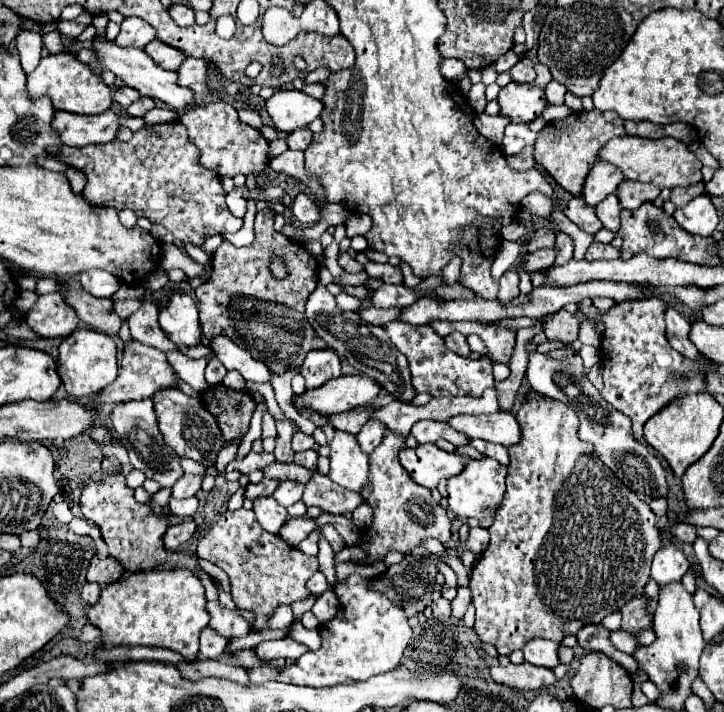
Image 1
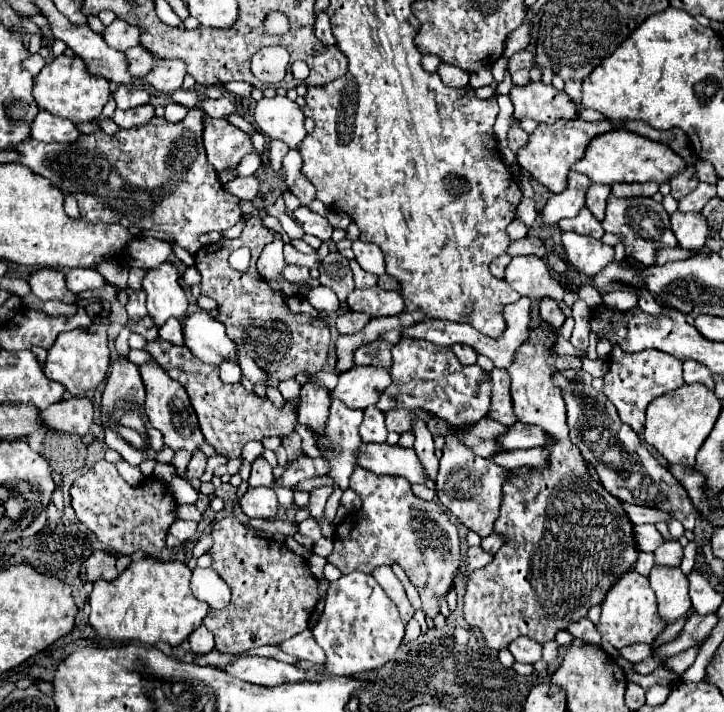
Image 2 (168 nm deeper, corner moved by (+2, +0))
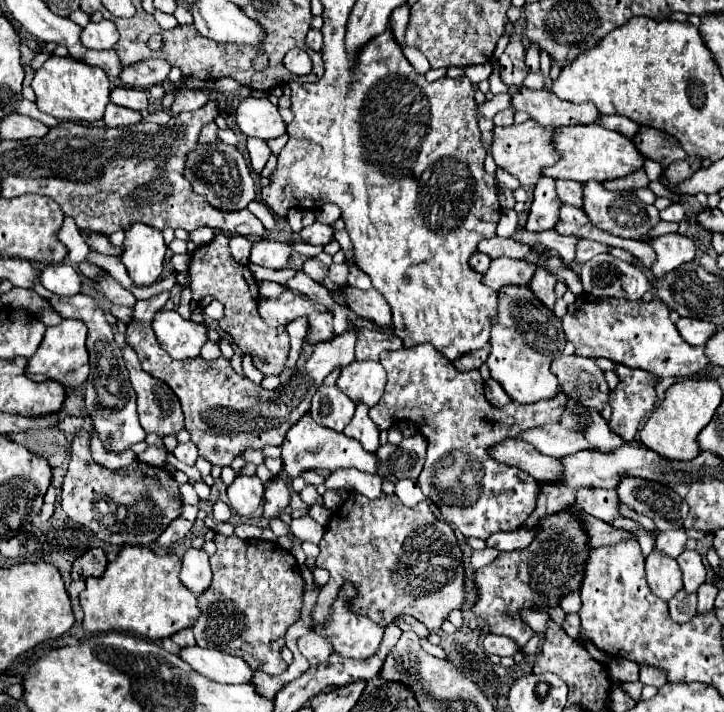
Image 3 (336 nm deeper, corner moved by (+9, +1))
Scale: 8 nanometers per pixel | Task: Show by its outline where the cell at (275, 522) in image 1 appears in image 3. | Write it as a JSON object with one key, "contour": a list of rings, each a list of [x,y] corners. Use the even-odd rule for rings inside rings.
{"contour":[[[239,474],[233,480],[233,484],[227,486],[229,504],[231,504],[231,508],[239,516],[251,516],[251,514],[255,514],[261,508],[263,492],[265,492],[265,486],[257,478],[257,474],[253,474],[253,476]]]}

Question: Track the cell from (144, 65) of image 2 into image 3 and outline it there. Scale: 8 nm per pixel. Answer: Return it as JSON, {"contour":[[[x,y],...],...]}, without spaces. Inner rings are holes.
{"contour":[[[87,50],[83,56],[83,62],[103,68],[109,78],[117,78],[119,72],[123,70],[115,50]]]}

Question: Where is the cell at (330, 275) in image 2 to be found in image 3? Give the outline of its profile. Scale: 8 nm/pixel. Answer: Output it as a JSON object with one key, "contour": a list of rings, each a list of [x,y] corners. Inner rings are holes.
{"contour":[[[309,258],[309,260],[305,260],[305,264],[303,264],[303,272],[307,274],[307,276],[311,276],[313,280],[321,280],[321,278],[325,278],[325,274],[327,274],[327,268],[323,266],[323,262],[319,262],[317,258]]]}

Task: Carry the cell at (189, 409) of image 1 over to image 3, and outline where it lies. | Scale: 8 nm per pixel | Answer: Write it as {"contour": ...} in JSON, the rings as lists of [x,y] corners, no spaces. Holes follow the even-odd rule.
{"contour":[[[123,346],[123,360],[125,360],[125,368],[129,372],[131,386],[137,394],[137,414],[139,414],[139,422],[141,422],[143,430],[145,432],[155,432],[159,436],[177,434],[179,430],[183,430],[185,428],[183,426],[183,410],[181,410],[181,404],[179,404],[177,396],[173,394],[173,390],[165,382],[161,382],[161,380],[149,376],[147,372],[143,372],[133,348]]]}

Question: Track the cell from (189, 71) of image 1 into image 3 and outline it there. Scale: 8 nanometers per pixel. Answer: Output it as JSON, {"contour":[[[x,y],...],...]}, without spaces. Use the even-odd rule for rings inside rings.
{"contour":[[[151,58],[151,60],[143,60],[143,62],[137,62],[137,64],[131,64],[131,66],[123,68],[119,80],[125,86],[147,90],[147,88],[167,80],[169,70],[171,70],[171,66],[165,60]]]}

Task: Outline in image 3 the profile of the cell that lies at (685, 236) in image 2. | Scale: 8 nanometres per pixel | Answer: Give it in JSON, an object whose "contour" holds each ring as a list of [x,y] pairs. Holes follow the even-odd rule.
{"contour":[[[681,234],[659,236],[659,238],[655,238],[651,242],[651,246],[653,246],[655,254],[657,254],[657,260],[649,268],[649,274],[653,278],[661,278],[667,272],[675,270],[677,266],[681,266],[681,264],[695,258],[693,240],[689,240],[687,236],[681,236]]]}

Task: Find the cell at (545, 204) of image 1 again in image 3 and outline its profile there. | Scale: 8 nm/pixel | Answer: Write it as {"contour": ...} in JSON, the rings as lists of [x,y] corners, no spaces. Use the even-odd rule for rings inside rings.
{"contour":[[[581,238],[579,244],[577,244],[577,262],[583,264],[583,262],[591,260],[593,256],[597,256],[597,254],[601,254],[601,252],[607,252],[607,250],[609,250],[609,248],[607,248],[605,244],[601,244],[601,242]]]}

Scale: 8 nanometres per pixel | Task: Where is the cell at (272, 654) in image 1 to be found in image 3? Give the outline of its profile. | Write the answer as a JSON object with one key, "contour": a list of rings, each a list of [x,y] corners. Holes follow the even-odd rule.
{"contour":[[[309,632],[299,638],[299,652],[309,660],[311,666],[317,666],[333,654],[333,646],[329,644],[329,640],[325,640],[325,636]]]}

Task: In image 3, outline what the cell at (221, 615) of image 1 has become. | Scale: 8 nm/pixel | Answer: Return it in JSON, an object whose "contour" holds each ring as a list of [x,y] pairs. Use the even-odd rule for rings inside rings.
{"contour":[[[189,548],[183,556],[181,566],[181,582],[199,596],[209,584],[211,584],[211,568],[209,568],[209,556],[203,548]]]}

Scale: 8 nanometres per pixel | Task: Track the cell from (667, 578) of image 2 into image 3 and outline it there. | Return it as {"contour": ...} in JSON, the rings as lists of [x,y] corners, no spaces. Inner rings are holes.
{"contour":[[[653,548],[653,552],[647,556],[645,572],[647,572],[647,582],[651,592],[661,600],[673,598],[675,592],[683,588],[677,560],[665,556],[663,552],[657,552],[657,548]]]}

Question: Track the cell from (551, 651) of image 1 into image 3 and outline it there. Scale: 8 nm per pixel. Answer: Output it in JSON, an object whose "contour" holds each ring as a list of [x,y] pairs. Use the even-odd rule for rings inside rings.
{"contour":[[[487,632],[485,638],[483,638],[483,648],[489,652],[489,654],[497,654],[497,656],[513,656],[519,652],[517,644],[505,636],[497,636],[497,634],[491,634]]]}

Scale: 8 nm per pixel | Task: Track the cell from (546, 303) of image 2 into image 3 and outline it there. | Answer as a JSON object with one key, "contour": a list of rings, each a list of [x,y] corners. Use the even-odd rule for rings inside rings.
{"contour":[[[539,266],[537,272],[533,274],[533,280],[529,282],[529,288],[533,288],[535,296],[549,308],[553,310],[553,304],[555,304],[555,294],[553,294],[553,288],[555,288],[555,274],[551,270],[547,270],[545,266]]]}

